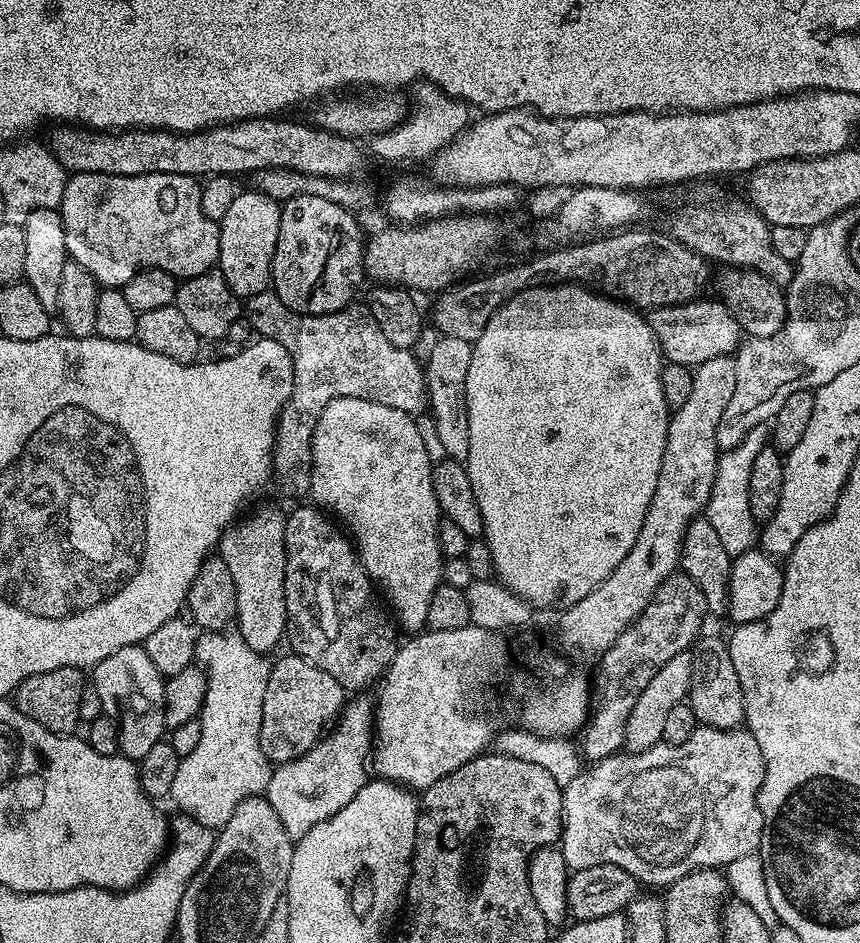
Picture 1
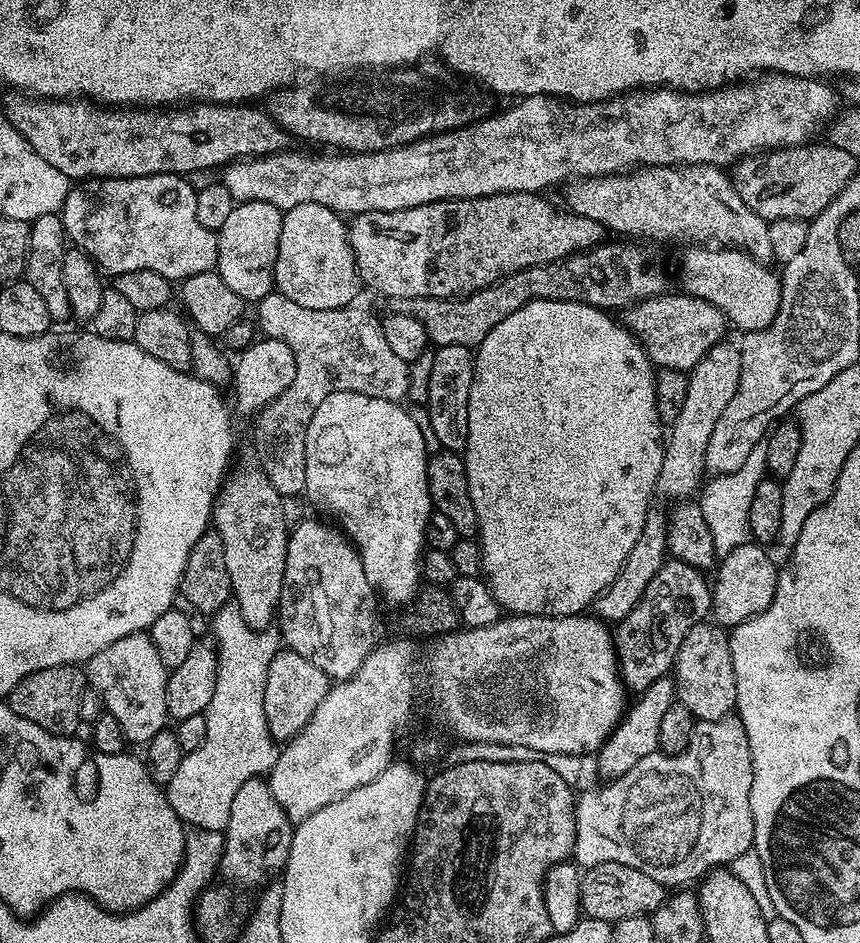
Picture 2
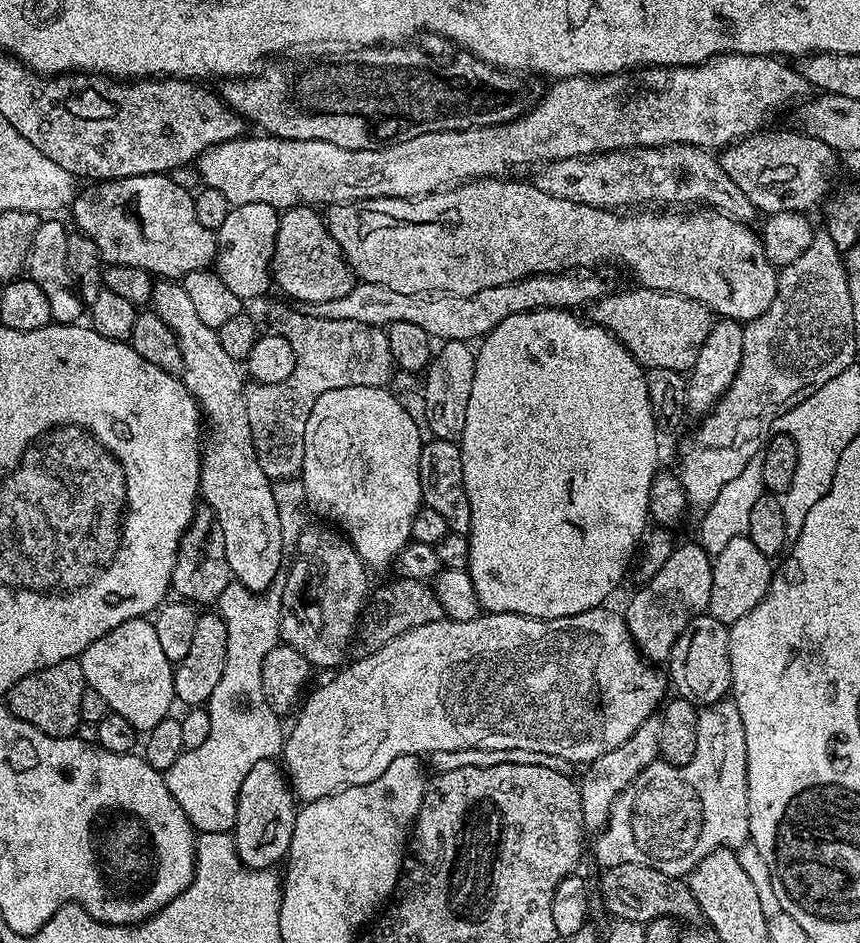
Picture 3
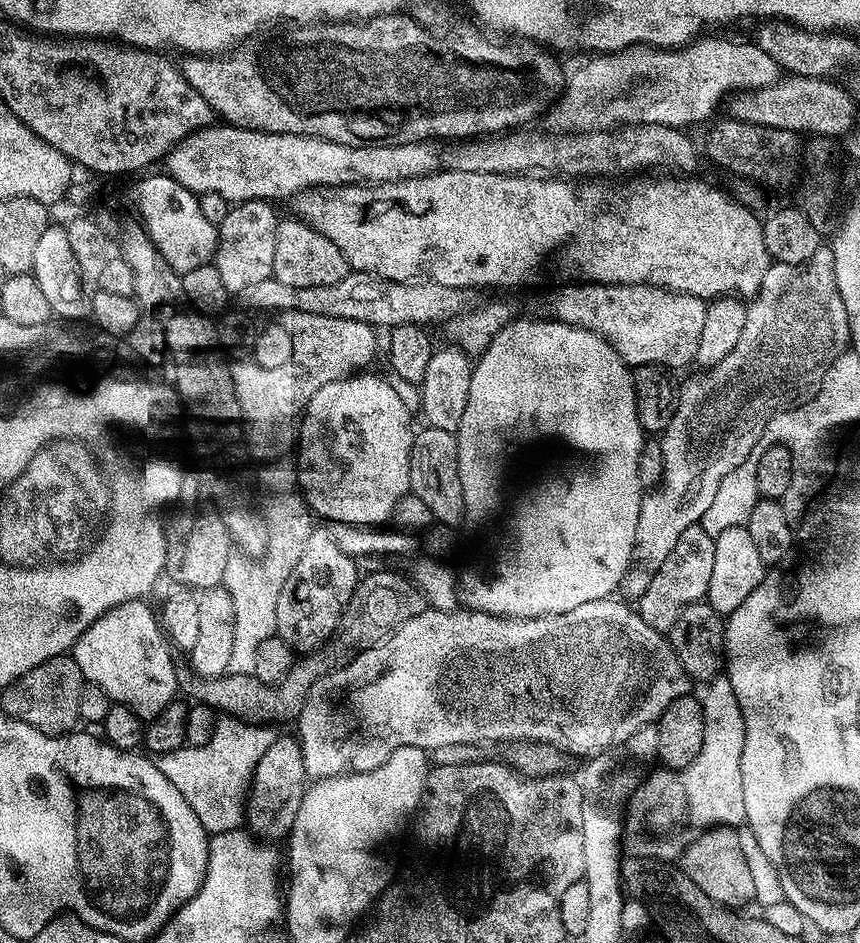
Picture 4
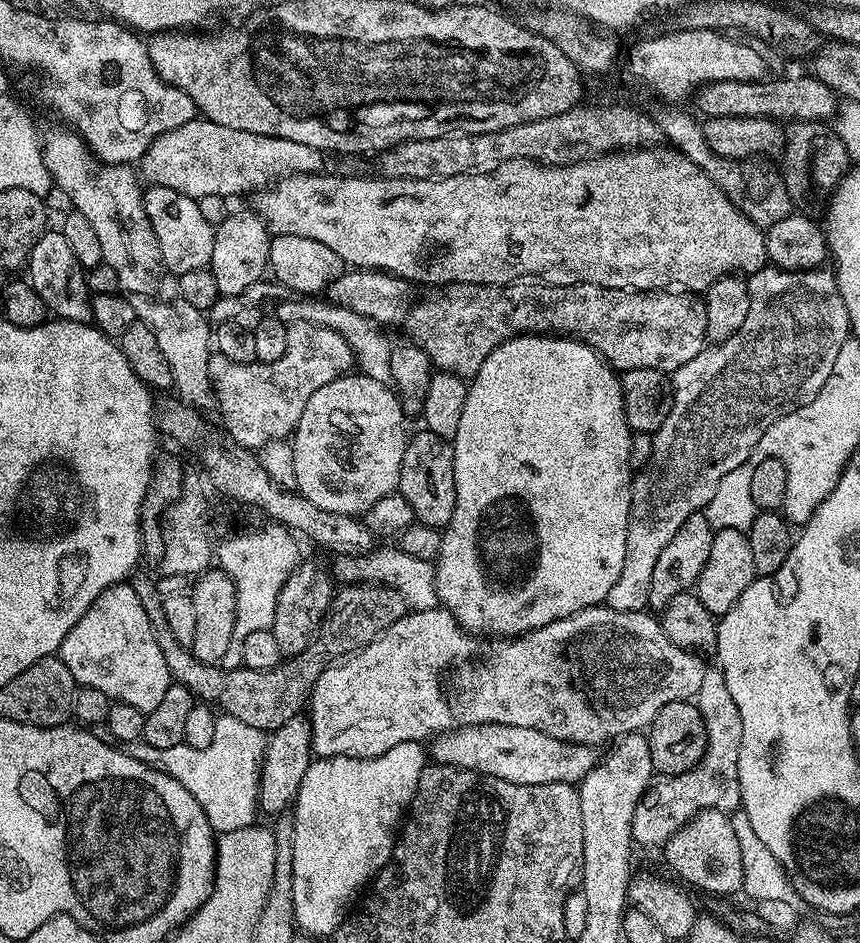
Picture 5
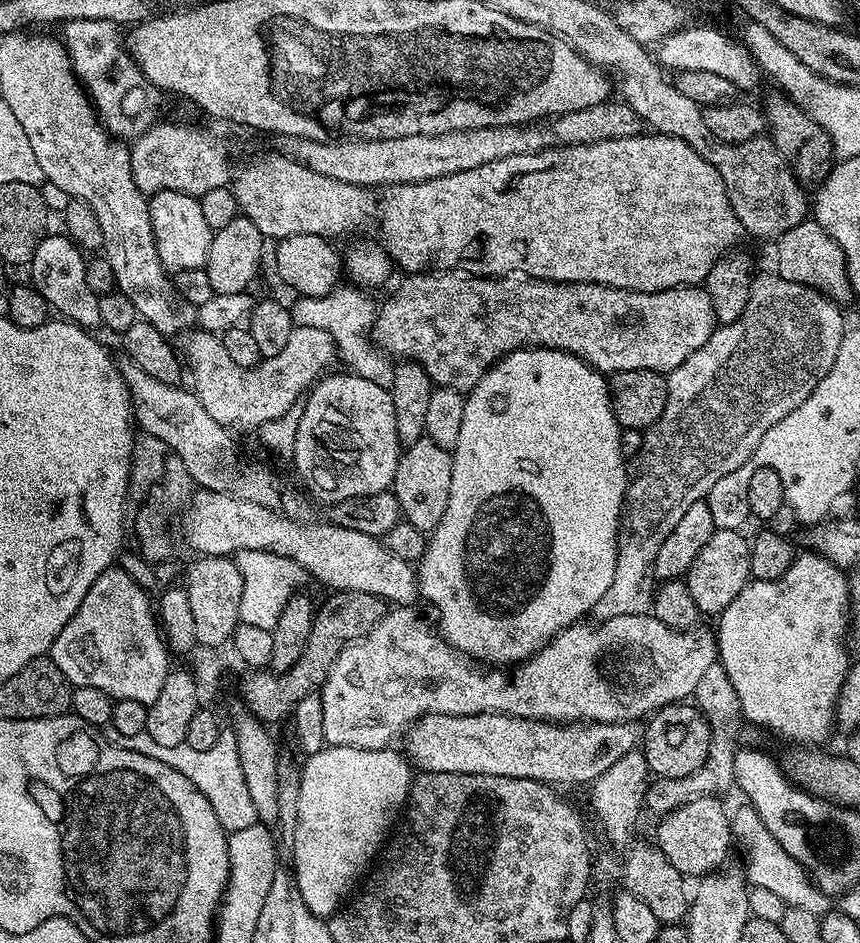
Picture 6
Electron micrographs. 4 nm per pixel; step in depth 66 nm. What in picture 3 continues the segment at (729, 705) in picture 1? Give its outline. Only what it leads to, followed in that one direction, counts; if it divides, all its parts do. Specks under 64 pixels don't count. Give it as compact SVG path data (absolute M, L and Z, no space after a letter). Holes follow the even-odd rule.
M707 614L696 616L678 634L666 661L666 674L675 695L697 706L707 706L725 699L732 686L730 670L729 625Z

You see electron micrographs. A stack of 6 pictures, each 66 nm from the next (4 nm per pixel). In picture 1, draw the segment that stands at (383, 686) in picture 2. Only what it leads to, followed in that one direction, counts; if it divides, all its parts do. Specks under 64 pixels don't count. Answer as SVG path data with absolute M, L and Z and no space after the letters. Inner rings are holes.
M364 694L357 696L360 696L357 700L349 699L345 703L334 724L336 732L329 731L317 740L313 748L306 750L306 754L285 764L275 765L272 769L266 795L270 806L274 806L274 814L278 814L279 821L293 842L302 839L314 826L318 826L318 822L326 822L326 818L338 814L338 810L342 810L342 806L346 806L346 802L350 802L350 798L354 798L354 794L358 794L358 790L362 790L362 786L369 779L368 767L374 747L374 704Z

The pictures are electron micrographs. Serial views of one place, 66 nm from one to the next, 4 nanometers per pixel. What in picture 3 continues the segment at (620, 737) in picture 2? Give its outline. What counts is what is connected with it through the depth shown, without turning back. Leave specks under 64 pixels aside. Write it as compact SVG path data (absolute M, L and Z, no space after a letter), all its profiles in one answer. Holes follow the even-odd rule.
M653 714L638 726L638 730L634 730L634 734L630 734L630 738L626 738L626 742L622 742L622 746L614 746L610 754L602 754L602 758L598 758L593 764L583 769L584 777L579 777L578 783L585 829L603 829L608 822L612 803L616 801L618 794L626 790L626 786L630 786L632 779L642 774L642 770L646 770L646 766L650 766L659 757L658 737L661 734L662 726L659 715Z

